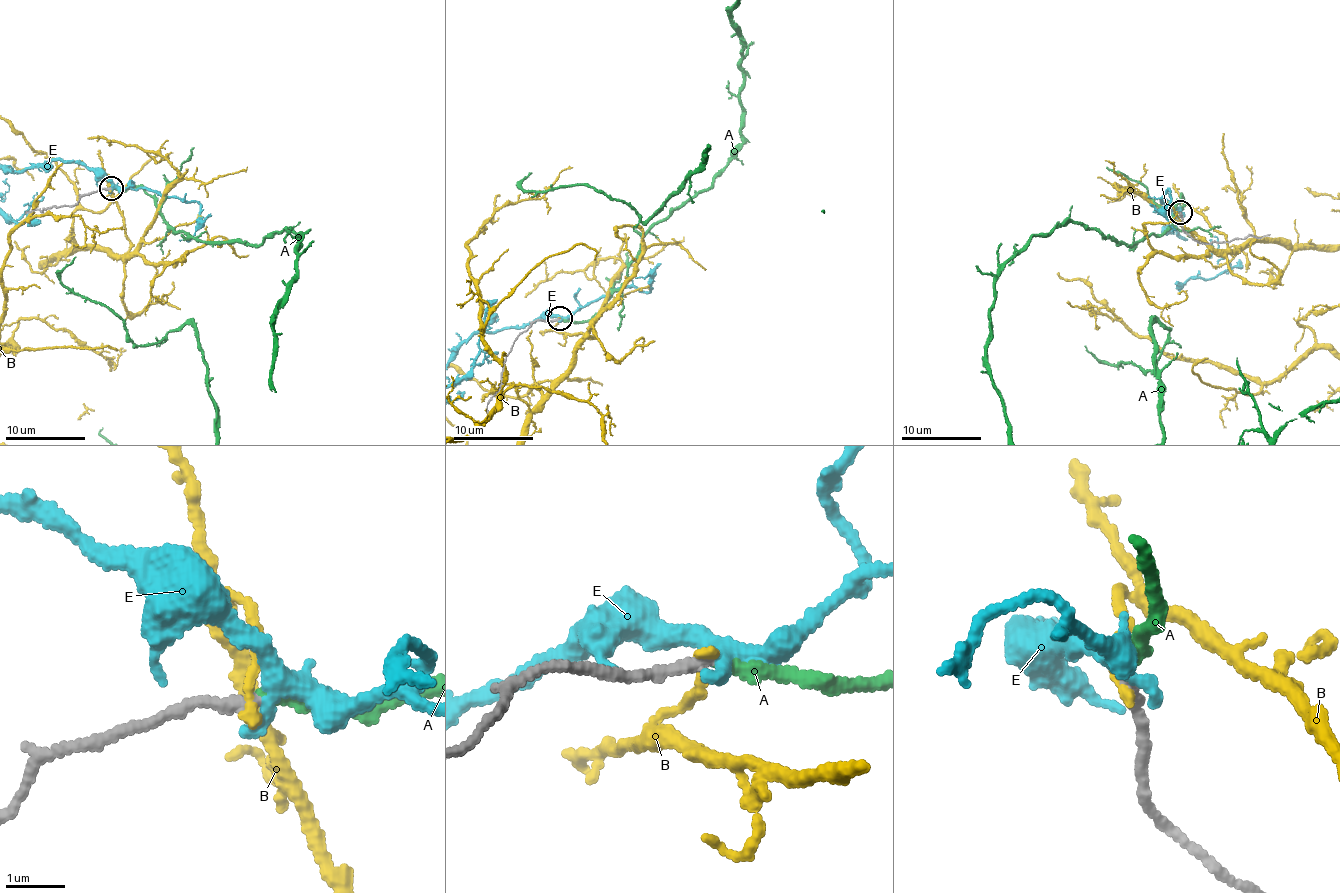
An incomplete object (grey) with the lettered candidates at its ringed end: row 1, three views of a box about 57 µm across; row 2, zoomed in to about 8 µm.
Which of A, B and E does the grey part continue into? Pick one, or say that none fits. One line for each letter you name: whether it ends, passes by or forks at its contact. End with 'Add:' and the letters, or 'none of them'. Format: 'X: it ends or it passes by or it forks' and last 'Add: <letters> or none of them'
A: it ends
Add: A

